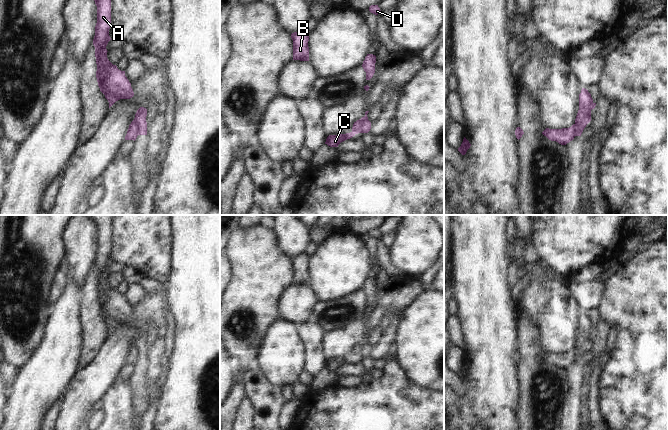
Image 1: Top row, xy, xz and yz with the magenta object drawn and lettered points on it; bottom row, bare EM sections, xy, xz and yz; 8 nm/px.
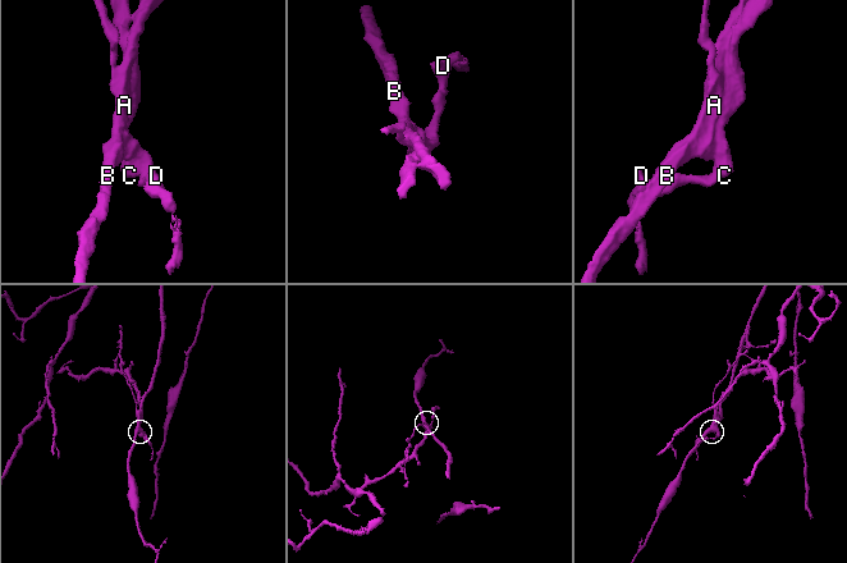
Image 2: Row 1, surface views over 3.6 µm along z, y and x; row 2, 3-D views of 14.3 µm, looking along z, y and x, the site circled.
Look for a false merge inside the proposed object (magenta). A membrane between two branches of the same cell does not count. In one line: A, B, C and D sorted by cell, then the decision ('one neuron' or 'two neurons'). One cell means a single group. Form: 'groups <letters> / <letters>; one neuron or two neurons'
groups A B / C D; two neurons

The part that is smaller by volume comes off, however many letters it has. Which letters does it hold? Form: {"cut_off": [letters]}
{"cut_off": ["C", "D"]}

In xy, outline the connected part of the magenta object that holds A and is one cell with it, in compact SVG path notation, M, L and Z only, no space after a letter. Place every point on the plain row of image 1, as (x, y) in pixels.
M88 215L97 230L97 247L93 269L97 288L96 302L100 315L110 328L120 323L130 323L134 320L131 307L121 295L107 282L106 270L111 264L111 215Z

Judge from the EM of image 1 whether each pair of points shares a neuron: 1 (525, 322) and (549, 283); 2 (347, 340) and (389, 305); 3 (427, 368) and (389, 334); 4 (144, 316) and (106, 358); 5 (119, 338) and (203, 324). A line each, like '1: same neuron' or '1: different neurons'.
1: different neurons
2: same neuron
3: different neurons
4: same neuron
5: different neurons

